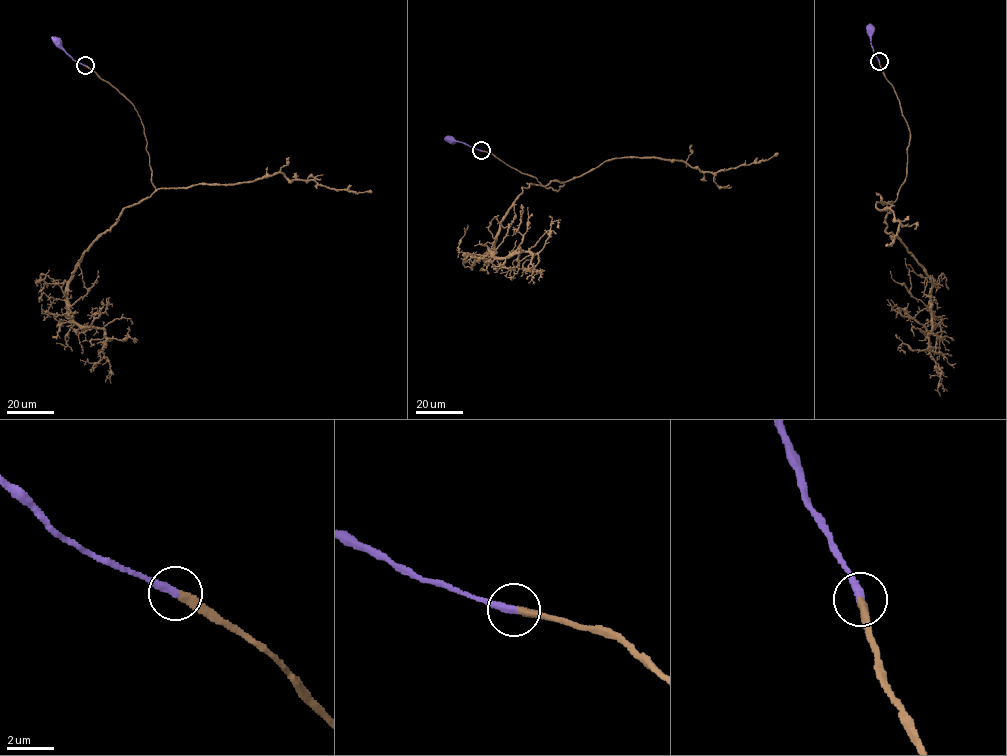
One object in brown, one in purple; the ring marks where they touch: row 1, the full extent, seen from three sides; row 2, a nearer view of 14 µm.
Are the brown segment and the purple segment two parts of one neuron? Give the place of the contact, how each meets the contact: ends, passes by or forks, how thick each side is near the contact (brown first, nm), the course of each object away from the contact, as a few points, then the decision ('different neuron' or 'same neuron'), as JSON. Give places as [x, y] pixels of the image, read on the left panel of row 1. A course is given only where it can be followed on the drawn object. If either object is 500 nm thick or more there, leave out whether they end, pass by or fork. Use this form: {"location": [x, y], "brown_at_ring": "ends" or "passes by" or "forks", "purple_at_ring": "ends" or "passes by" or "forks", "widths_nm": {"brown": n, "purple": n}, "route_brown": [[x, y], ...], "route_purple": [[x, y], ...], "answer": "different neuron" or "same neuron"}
{"location": [85, 65], "brown_at_ring": "ends", "purple_at_ring": "ends", "widths_nm": {"brown": 360, "purple": 360}, "route_brown": [[85, 65], [140, 117], [155, 188], [126, 207], [69, 280], [67, 315], [103, 329], [111, 383]], "route_purple": [[85, 65], [76, 62], [57, 42]], "answer": "same neuron"}

